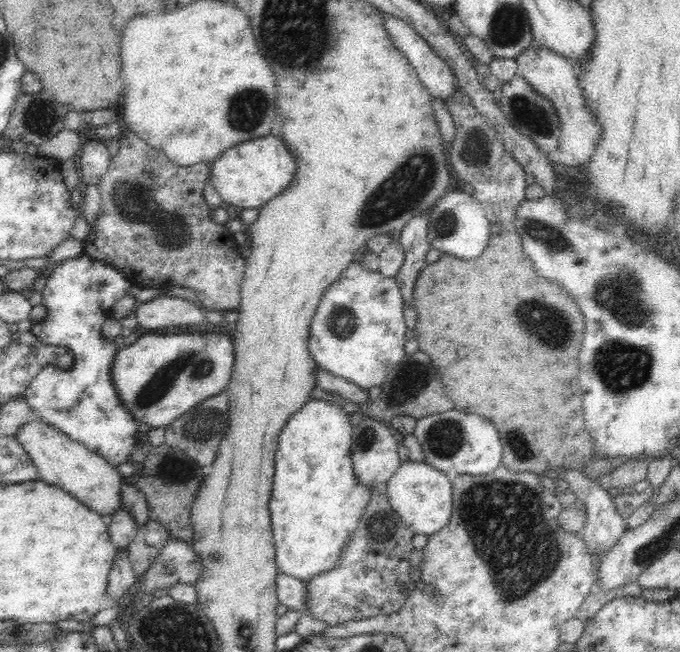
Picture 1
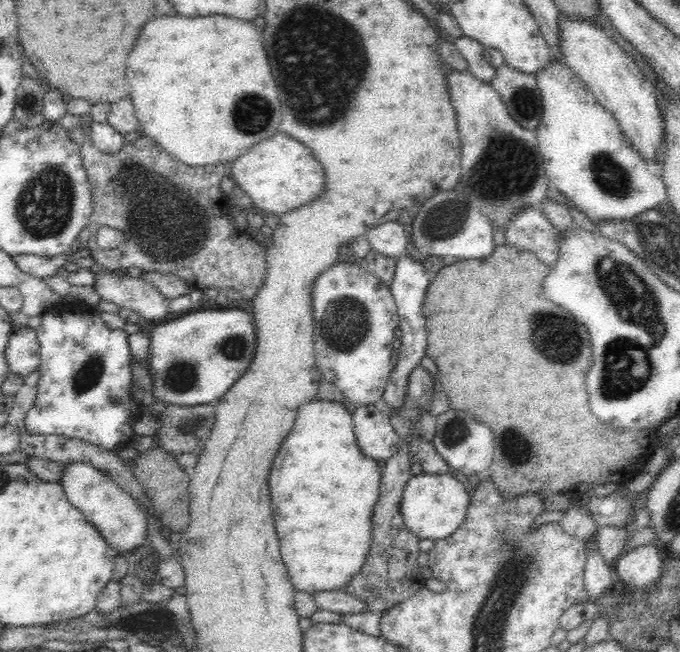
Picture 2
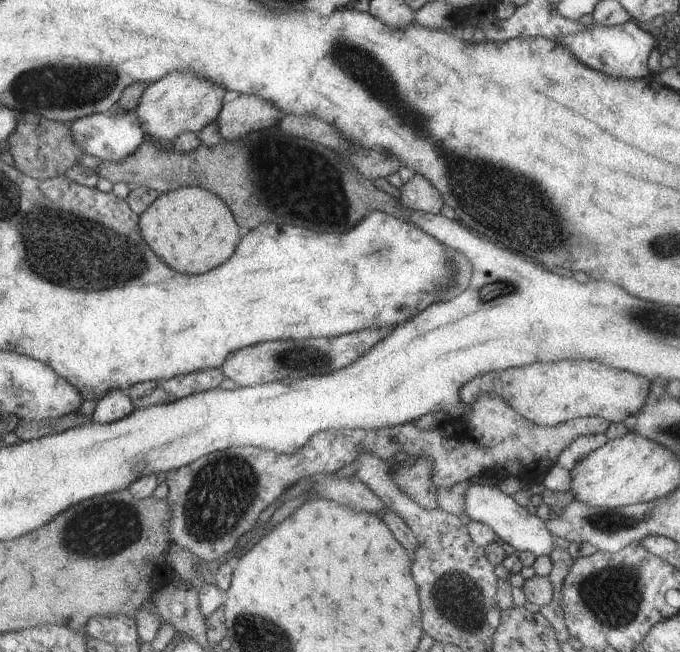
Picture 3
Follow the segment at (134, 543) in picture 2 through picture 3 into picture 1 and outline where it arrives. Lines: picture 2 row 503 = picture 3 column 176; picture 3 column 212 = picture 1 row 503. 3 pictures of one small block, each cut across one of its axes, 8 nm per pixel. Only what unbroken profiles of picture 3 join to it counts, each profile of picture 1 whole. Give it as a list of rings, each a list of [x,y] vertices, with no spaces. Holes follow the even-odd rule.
[[[34,416],[17,429],[14,438],[24,447],[24,451],[34,463],[38,480],[69,492],[82,504],[102,514],[106,519],[122,508],[120,486],[124,482],[124,477],[102,456],[92,452],[77,440],[72,440],[48,422]]]

